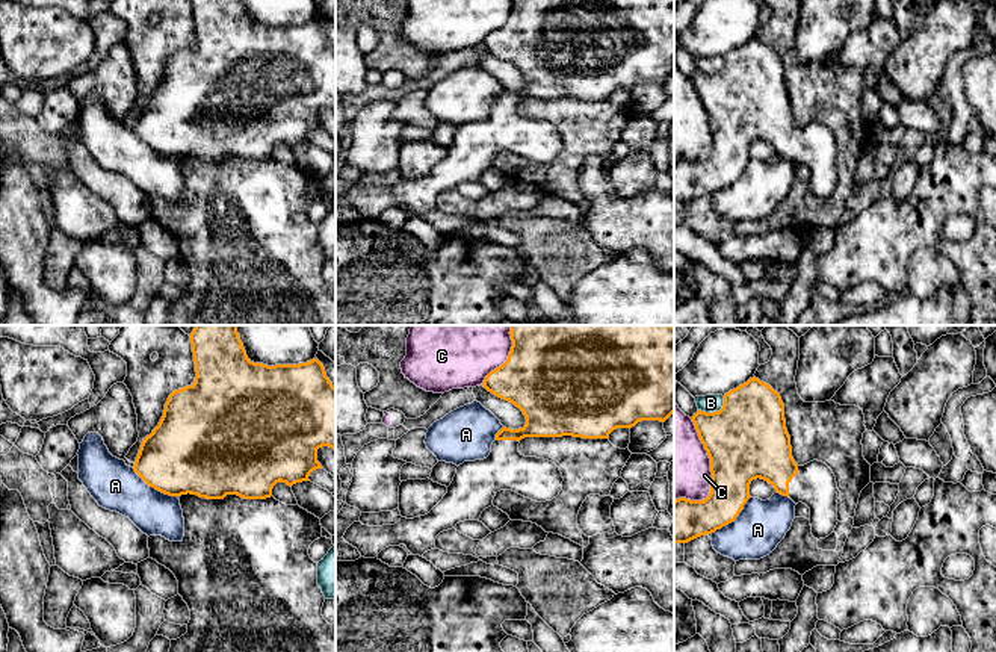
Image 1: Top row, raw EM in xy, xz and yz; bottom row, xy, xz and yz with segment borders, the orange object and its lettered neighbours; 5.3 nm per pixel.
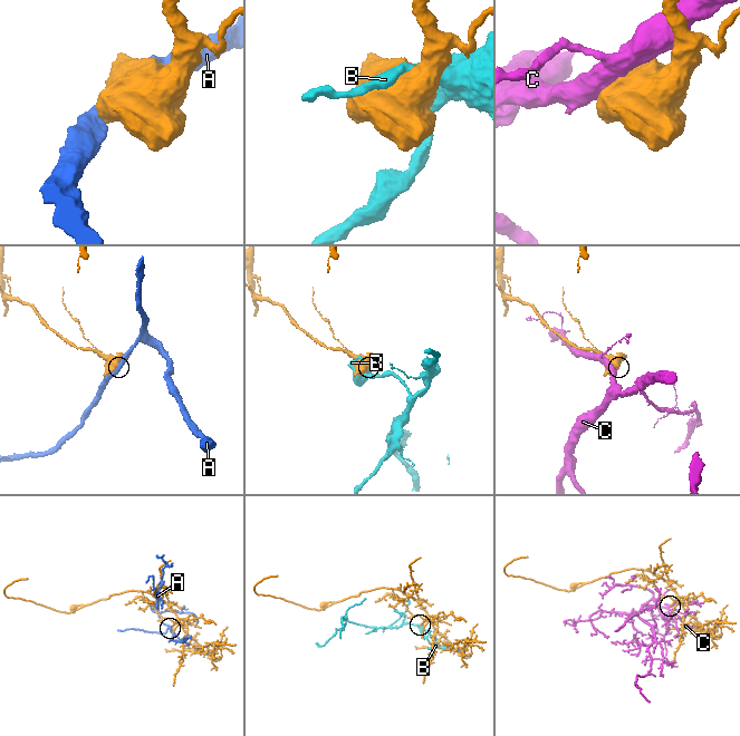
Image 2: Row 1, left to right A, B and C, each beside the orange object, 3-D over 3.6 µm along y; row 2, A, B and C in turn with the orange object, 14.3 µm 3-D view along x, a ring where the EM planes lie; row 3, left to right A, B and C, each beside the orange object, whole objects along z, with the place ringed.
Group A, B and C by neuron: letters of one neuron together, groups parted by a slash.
A / B / C

